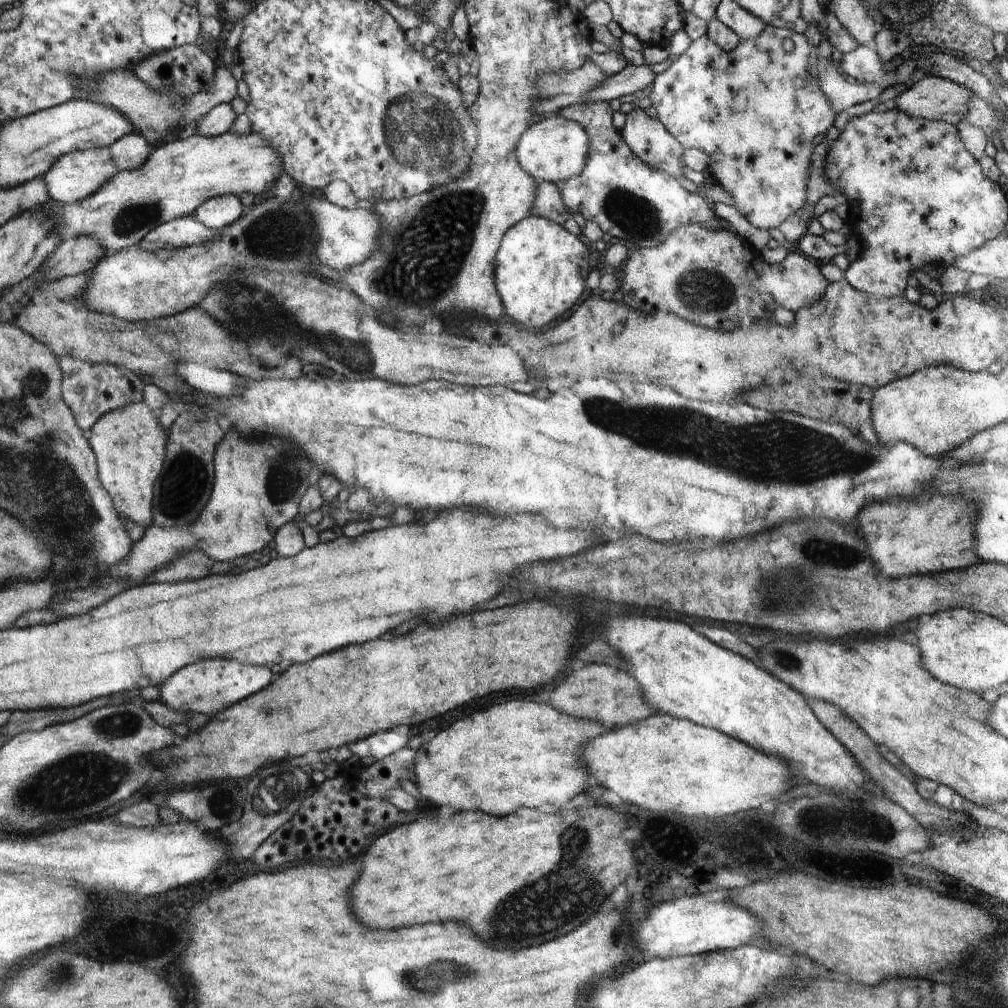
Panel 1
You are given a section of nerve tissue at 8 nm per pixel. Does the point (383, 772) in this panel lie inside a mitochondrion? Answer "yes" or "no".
no

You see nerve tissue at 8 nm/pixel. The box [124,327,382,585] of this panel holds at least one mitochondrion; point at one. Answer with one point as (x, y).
(187, 482)

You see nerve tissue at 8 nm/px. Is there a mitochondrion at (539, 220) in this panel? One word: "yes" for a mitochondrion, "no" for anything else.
no

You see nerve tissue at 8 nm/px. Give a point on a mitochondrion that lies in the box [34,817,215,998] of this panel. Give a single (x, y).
(57, 975)

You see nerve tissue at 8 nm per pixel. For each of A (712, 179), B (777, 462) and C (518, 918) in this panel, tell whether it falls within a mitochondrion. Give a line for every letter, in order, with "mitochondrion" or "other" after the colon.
A: other
B: mitochondrion
C: mitochondrion

